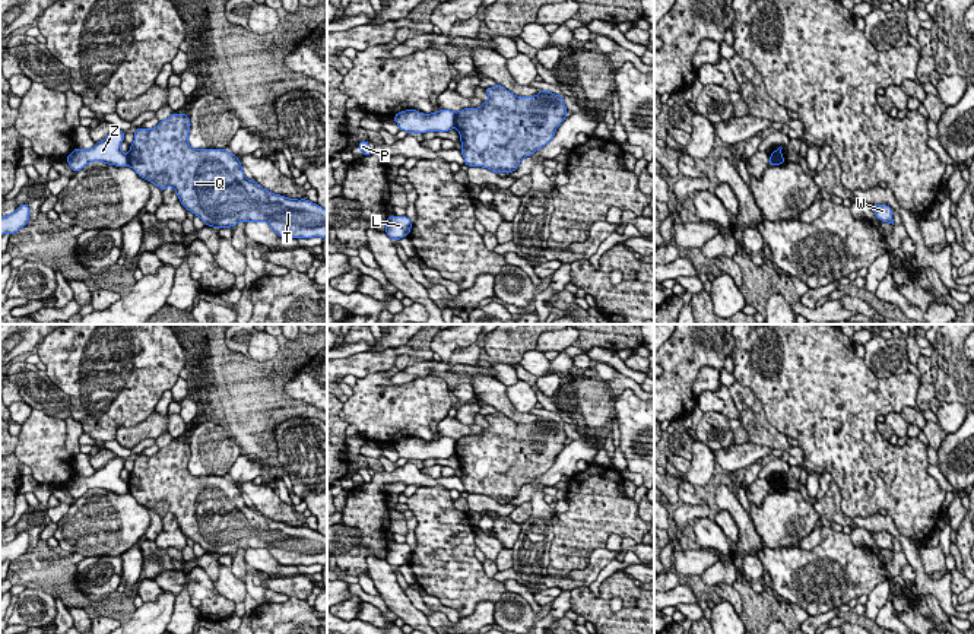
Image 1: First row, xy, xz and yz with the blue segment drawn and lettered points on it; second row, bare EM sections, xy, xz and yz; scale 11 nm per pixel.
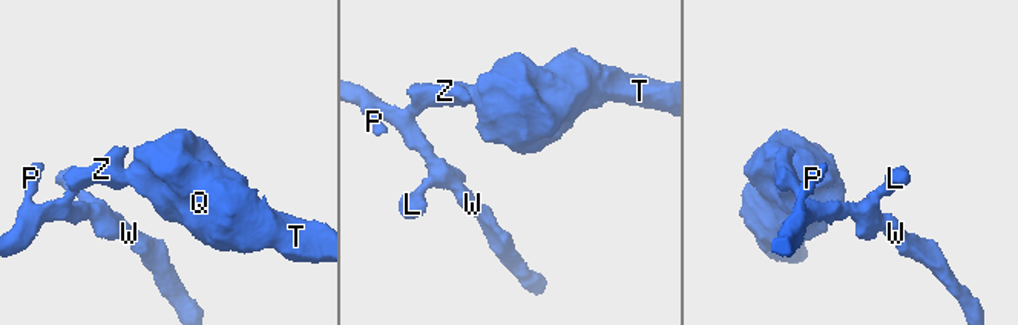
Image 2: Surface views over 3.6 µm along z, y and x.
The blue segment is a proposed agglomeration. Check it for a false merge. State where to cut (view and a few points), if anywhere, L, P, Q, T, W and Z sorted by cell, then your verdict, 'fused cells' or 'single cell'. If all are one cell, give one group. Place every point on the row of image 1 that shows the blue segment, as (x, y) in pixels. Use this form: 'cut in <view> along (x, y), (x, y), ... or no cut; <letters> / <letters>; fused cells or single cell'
cut in xz along (454, 113), (456, 126); L P W Z / Q T; fused cells

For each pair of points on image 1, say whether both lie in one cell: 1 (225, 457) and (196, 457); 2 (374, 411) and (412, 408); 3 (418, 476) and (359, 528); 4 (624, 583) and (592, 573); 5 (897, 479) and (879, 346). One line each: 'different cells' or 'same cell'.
1: same cell
2: same cell
3: same cell
4: different cells
5: different cells

